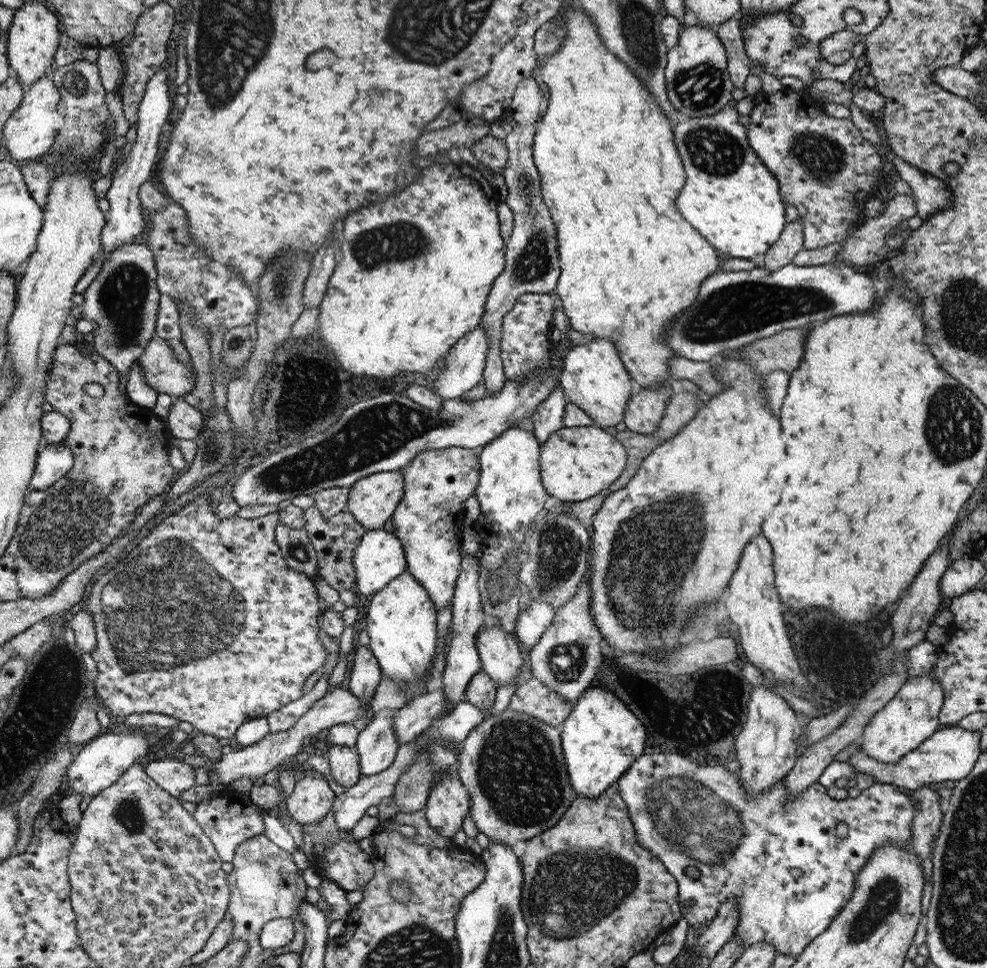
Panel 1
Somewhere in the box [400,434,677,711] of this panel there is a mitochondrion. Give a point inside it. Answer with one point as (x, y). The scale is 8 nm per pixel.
(557, 549)

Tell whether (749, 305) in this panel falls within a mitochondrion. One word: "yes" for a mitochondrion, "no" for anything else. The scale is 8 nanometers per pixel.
yes

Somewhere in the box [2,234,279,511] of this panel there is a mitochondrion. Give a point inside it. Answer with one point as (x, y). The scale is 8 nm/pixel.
(122, 298)

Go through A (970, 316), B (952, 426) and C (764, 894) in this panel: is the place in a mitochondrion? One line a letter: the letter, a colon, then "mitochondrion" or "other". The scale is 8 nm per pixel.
A: mitochondrion
B: mitochondrion
C: other

